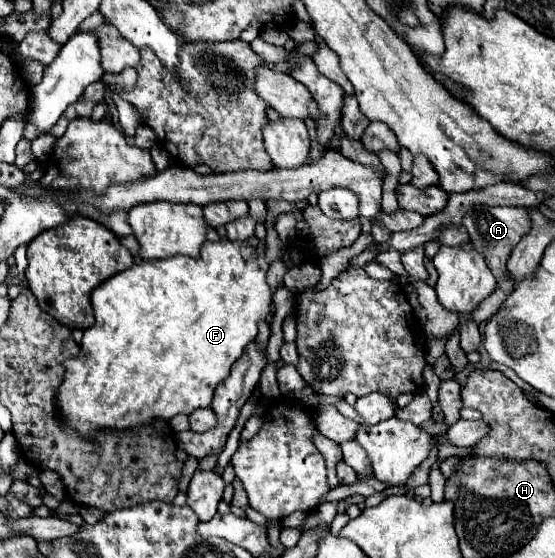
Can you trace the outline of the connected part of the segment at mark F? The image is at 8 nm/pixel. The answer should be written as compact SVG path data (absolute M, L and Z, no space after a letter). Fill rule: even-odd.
M255 235L249 241L231 241L229 237L221 237L219 241L205 241L201 245L199 259L195 257L183 257L175 255L169 259L157 259L157 261L141 261L131 265L129 269L121 271L119 275L109 277L91 293L91 305L95 313L95 325L85 329L83 341L81 341L81 353L75 359L69 359L65 363L65 379L63 385L59 385L57 391L57 411L71 427L75 427L81 435L93 437L99 429L131 429L141 423L151 423L155 417L171 419L179 413L191 415L199 407L209 407L213 401L213 391L219 383L223 383L231 371L231 365L243 355L245 347L255 341L257 327L261 321L267 319L267 315L273 311L273 291L267 281L267 241L257 239Z

